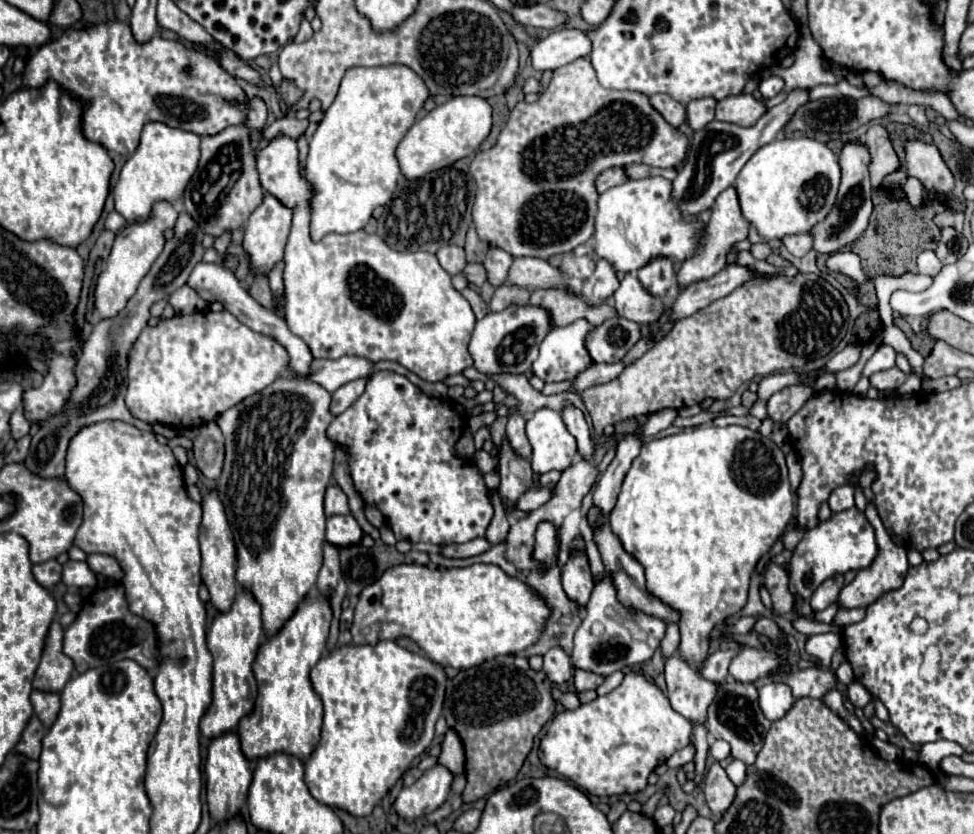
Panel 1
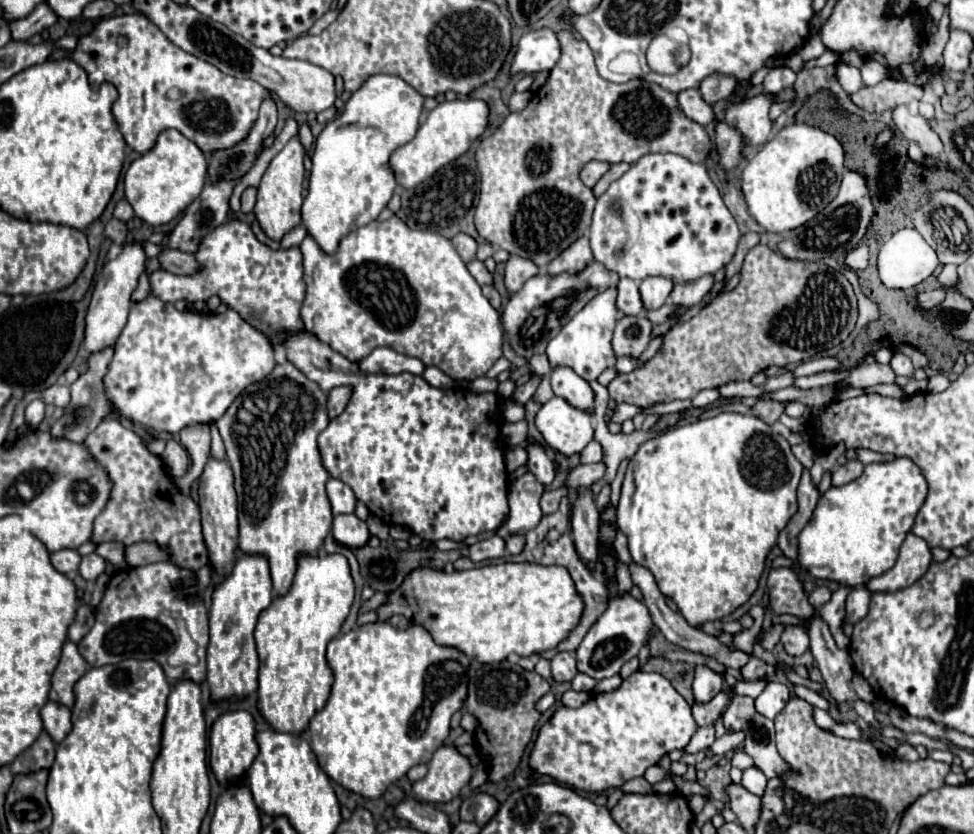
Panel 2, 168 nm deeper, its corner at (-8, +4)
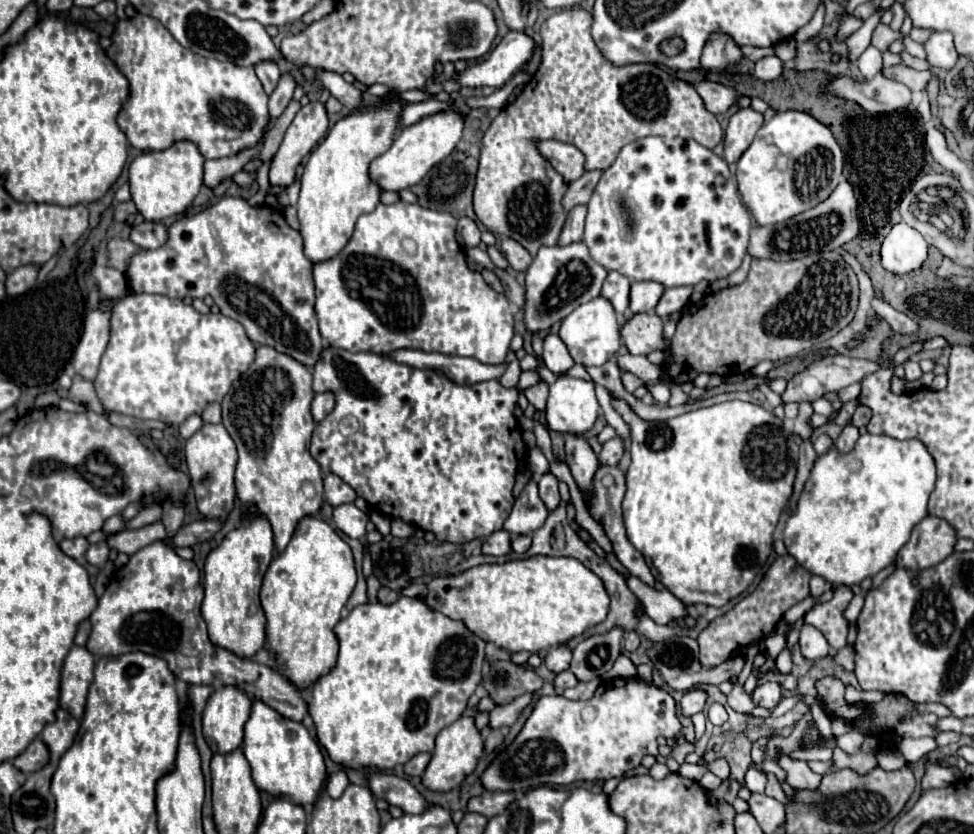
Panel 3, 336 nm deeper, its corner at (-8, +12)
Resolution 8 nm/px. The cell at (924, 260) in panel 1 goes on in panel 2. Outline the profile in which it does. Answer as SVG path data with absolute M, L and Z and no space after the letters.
M900 229L880 247L880 253L878 253L880 279L886 287L912 289L914 285L918 285L926 277L930 277L938 265L940 265L940 261L938 261L936 251L924 241L924 237L916 229Z

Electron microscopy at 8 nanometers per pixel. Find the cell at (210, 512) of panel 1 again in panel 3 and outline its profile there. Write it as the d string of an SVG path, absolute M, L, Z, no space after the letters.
M204 423L190 439L186 439L186 465L188 475L192 481L194 497L198 503L198 509L204 517L212 519L218 517L226 521L228 513L234 509L236 489L234 489L234 467L236 467L236 445L232 437L228 435L226 427L222 423Z

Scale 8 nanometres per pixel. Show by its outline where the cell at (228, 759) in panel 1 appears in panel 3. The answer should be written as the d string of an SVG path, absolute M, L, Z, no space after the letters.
M236 685L216 687L202 713L202 735L214 753L230 753L242 745L244 723L252 701Z

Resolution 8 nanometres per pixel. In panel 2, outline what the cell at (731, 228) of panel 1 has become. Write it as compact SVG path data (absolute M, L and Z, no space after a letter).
M702 275L700 279L696 279L696 283L676 283L670 299L674 305L696 305L702 301L702 297L712 289L714 285L714 275Z

